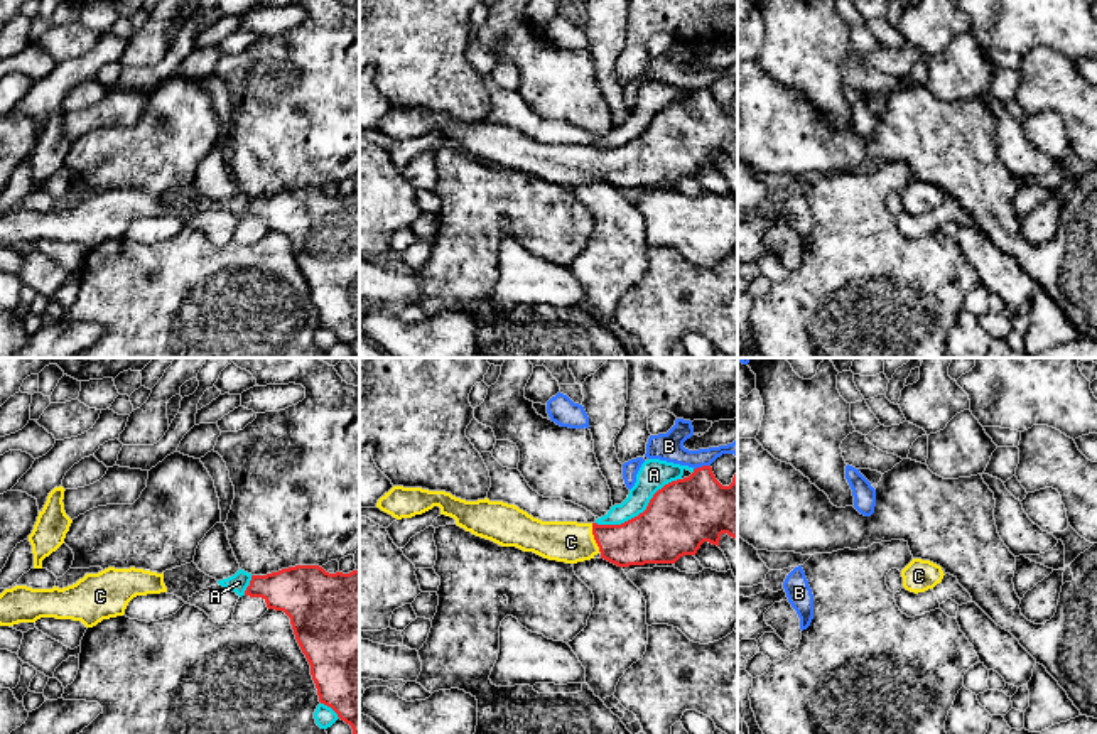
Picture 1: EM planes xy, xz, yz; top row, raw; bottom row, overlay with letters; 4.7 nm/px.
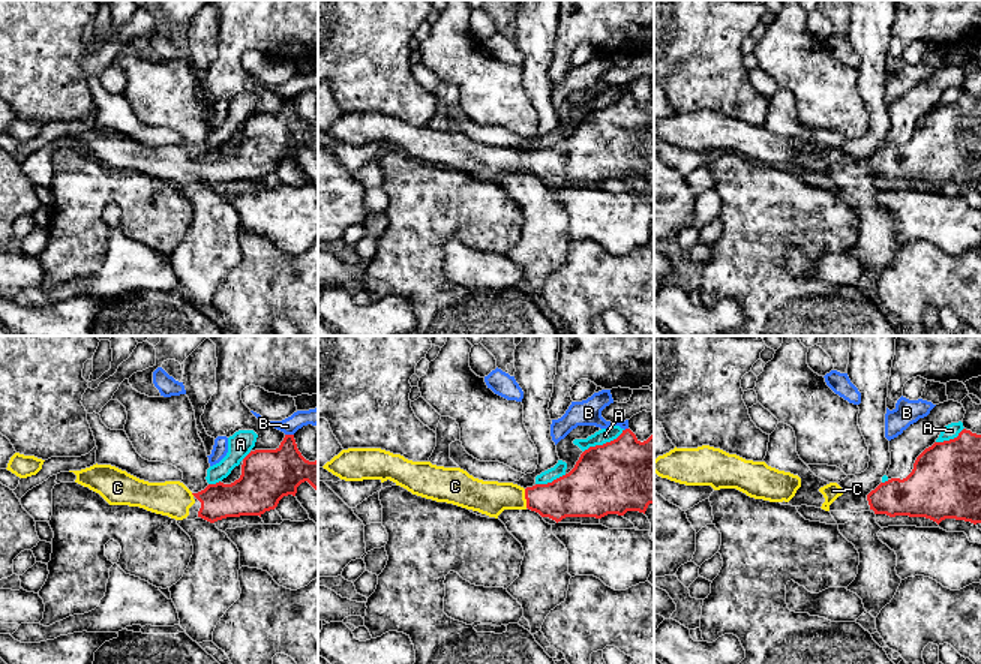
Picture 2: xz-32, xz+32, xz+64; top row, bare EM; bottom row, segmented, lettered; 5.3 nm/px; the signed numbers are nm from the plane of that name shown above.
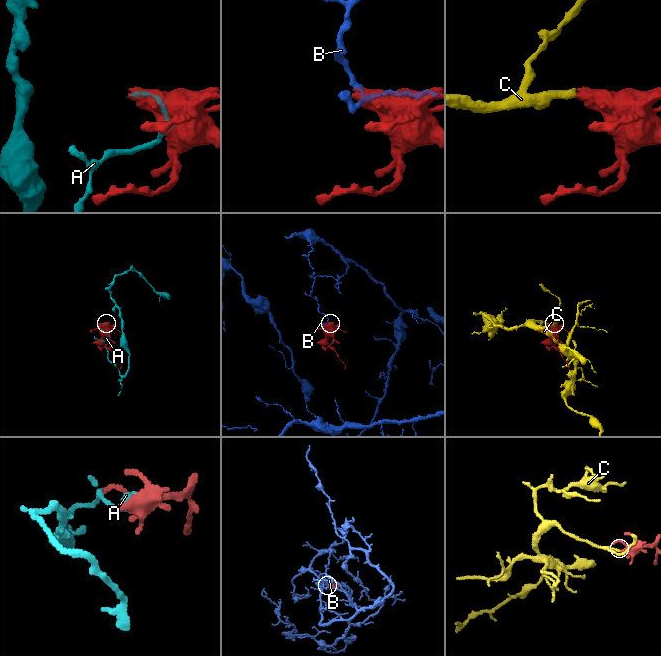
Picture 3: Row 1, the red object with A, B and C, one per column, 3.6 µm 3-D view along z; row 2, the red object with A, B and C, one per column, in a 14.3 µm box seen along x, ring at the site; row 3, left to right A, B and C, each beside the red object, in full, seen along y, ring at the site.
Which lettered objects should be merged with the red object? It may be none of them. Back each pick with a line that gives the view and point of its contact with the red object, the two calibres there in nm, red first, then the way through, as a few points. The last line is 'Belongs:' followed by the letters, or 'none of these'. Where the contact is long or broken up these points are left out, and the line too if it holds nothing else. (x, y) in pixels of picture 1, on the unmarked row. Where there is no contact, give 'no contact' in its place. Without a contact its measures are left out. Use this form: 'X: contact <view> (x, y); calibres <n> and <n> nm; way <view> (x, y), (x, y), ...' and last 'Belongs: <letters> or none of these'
C: contact xz (594, 159); calibres 240 and 200 nm; way xz (647, 161), (594, 159), (571, 164)
Belongs: C

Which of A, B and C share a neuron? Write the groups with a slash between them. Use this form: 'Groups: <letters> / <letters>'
Groups: A / B / C

